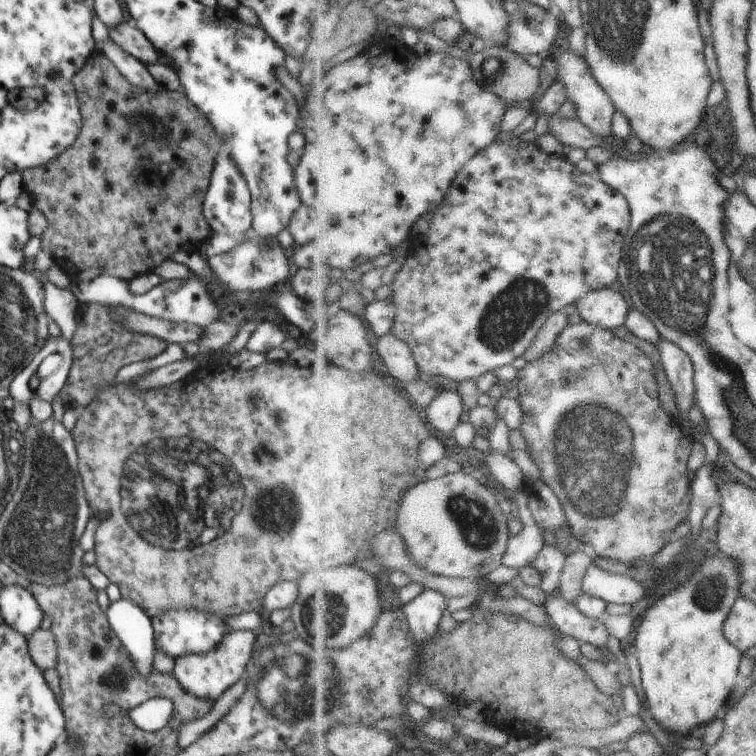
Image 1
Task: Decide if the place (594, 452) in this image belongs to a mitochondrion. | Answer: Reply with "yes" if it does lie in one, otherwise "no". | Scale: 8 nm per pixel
yes

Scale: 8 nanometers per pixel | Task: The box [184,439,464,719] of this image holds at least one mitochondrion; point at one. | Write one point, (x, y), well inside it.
(334, 614)

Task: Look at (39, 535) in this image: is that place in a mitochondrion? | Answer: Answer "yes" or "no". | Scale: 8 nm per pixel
yes

